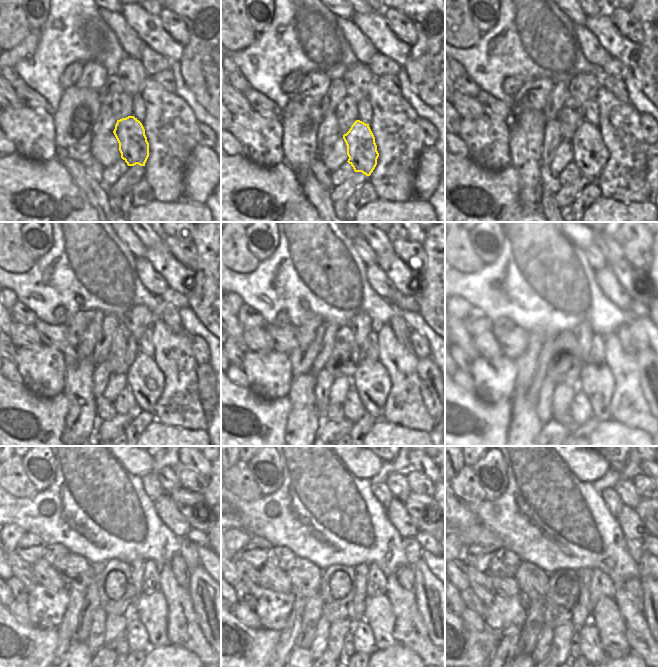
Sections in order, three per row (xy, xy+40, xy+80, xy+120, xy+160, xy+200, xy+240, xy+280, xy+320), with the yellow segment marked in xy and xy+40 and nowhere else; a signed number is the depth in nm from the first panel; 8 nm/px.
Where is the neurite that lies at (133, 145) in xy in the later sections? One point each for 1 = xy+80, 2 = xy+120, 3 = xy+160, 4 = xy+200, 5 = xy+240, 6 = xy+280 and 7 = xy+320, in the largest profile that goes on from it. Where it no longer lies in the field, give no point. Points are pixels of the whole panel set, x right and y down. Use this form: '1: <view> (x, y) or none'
1: xy+80 (590, 154)
2: xy+120 (144, 378)
3: xy+160 (371, 380)
4: xy+200 (596, 381)
5: xy+240 (151, 609)
6: xy+280 (378, 613)
7: xy+320 (606, 616)

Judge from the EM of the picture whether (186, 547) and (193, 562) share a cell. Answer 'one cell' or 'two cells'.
one cell

